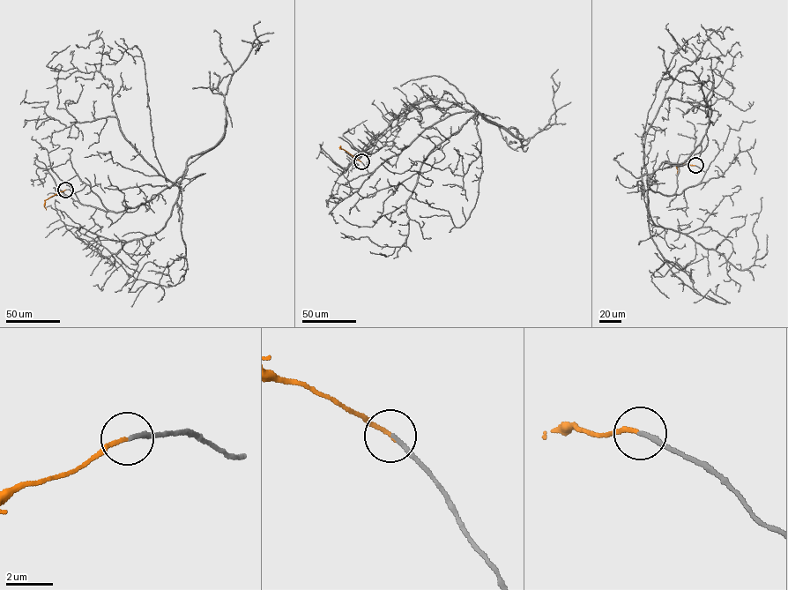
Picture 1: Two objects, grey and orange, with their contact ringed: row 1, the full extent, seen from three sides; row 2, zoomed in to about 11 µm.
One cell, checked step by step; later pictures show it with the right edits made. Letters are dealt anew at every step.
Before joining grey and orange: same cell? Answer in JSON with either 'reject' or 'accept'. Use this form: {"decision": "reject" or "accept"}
{"decision": "accept"}

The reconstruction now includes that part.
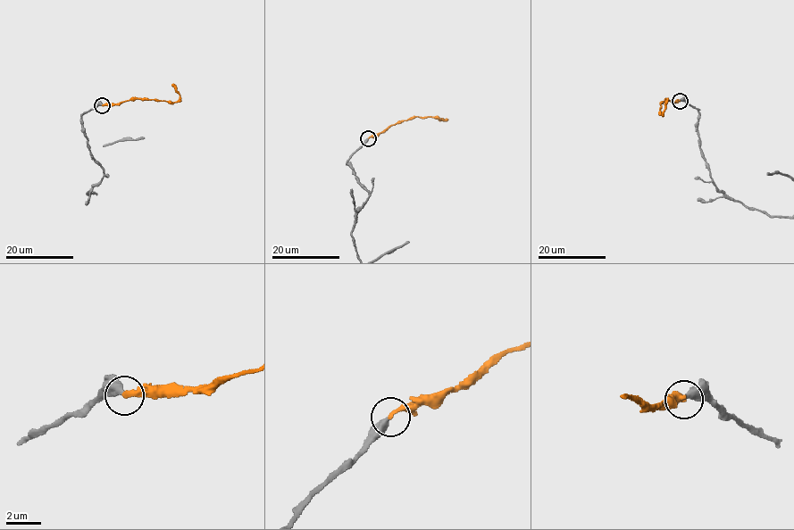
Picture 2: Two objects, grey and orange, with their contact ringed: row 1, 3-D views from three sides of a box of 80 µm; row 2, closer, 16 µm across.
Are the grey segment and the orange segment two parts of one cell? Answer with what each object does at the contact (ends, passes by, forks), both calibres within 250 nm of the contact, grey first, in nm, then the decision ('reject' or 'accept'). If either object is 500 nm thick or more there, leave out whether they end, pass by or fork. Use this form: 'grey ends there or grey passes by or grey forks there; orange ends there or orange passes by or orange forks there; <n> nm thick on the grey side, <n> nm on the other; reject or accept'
grey ends there; orange ends there; 480 nm thick on the grey side, 280 nm on the other; accept

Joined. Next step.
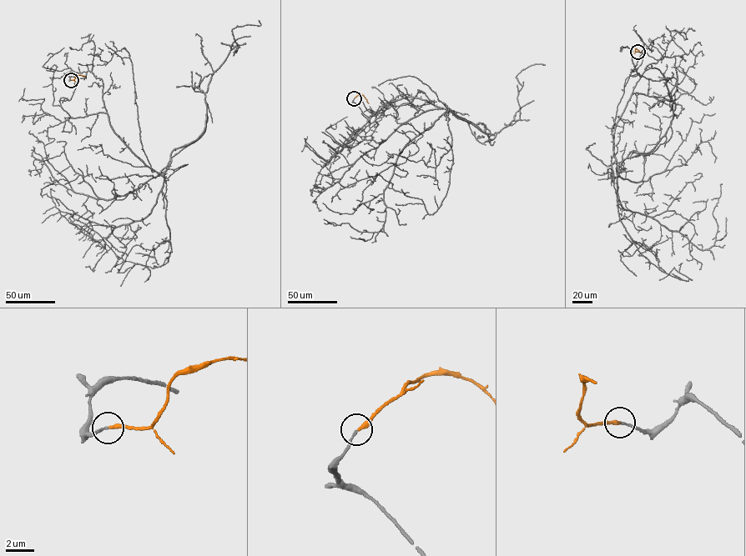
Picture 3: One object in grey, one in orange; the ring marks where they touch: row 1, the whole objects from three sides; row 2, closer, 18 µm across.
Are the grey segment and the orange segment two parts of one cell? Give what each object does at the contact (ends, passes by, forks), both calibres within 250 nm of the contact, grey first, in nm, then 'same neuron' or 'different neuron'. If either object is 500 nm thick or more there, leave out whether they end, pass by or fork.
grey ends | orange ends | 160/280 nm | same neuron

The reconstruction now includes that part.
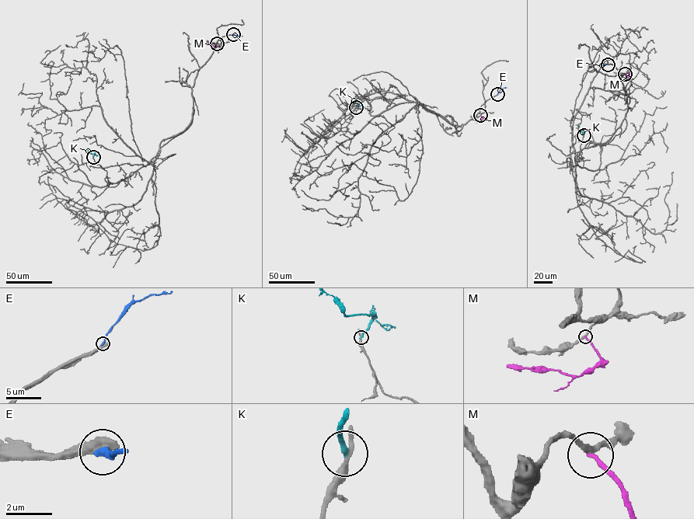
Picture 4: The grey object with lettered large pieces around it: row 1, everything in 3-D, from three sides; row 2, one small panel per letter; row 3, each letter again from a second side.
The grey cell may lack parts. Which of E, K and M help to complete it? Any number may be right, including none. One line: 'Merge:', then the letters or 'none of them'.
Merge: none of them

